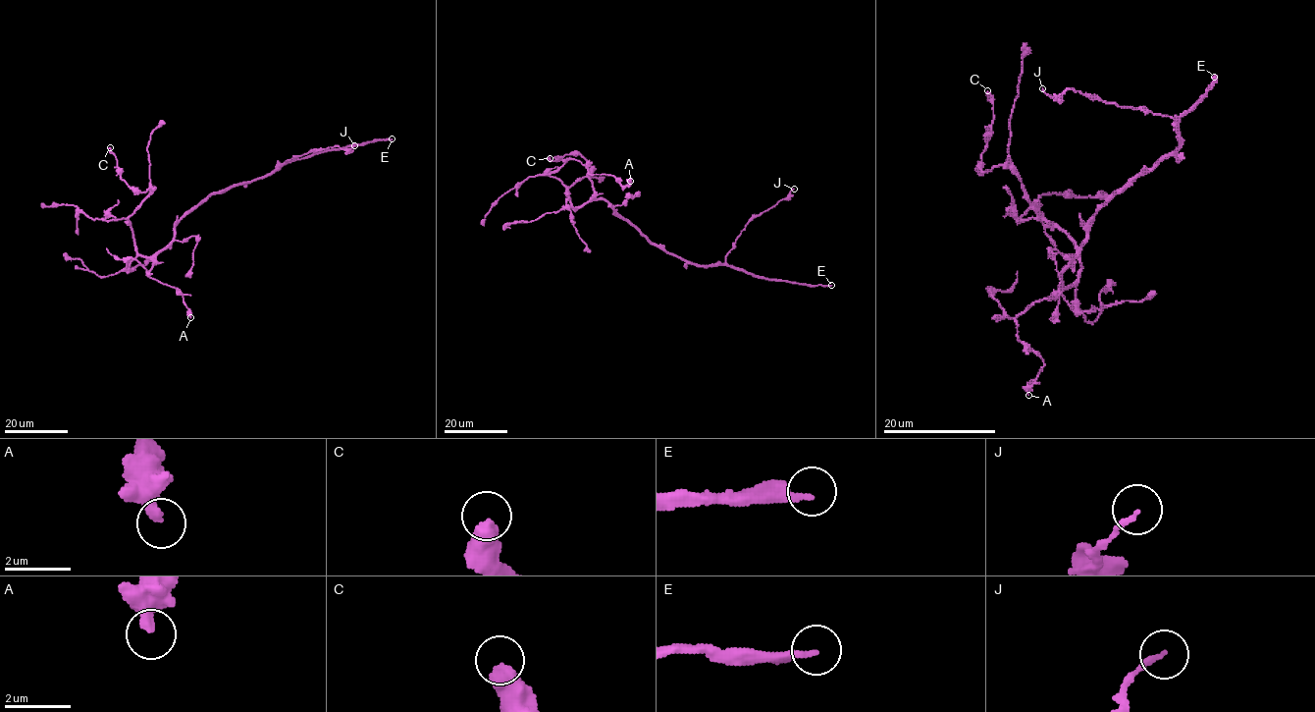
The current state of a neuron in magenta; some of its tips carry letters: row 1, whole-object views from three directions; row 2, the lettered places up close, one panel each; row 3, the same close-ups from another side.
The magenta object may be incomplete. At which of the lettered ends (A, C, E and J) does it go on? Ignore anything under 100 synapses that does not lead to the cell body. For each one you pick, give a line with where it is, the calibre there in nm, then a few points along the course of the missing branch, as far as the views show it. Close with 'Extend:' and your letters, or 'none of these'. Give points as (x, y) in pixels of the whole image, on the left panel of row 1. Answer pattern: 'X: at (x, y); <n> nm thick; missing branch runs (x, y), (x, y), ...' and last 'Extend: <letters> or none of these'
E: at (392, 138); 240 nm thick
Extend: E

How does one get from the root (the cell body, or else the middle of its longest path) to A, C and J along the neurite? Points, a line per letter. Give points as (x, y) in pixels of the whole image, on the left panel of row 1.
A: (184, 215), (175, 227), (174, 239), (156, 256), (148, 274), (183, 295), (190, 317)
C: (184, 215), (166, 247), (150, 256), (139, 254), (129, 218), (151, 190), (133, 191), (122, 179), (110, 147)
J: (184, 215), (212, 194), (270, 175), (293, 157), (336, 146), (350, 150), (354, 145)

